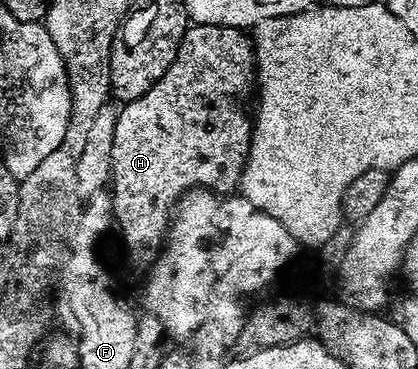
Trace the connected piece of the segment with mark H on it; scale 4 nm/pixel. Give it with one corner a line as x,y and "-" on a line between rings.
192,24
184,31
184,37
178,46
178,54
174,58
170,70
166,70
166,74
162,74
162,78
158,78
158,82
154,82
154,86
150,86
150,90
146,90
146,94
142,94
142,98
134,98
127,101
117,111
116,125
114,126
114,142
110,146
110,162
112,163
112,178
110,181
112,219
115,227
117,229
120,227
120,240
124,243
124,248
128,251
128,260
134,267
148,270
156,263
160,250
164,247
164,238
168,234
168,221
172,219
172,209
175,208
176,201
189,188
207,188
221,194
232,194
237,191
240,176
244,173
244,167
248,161
248,151
252,141
253,117
250,115
249,109
247,112
236,100
242,99
248,91
253,91
255,78
256,53
247,31
231,28
230,26
222,26
221,24

